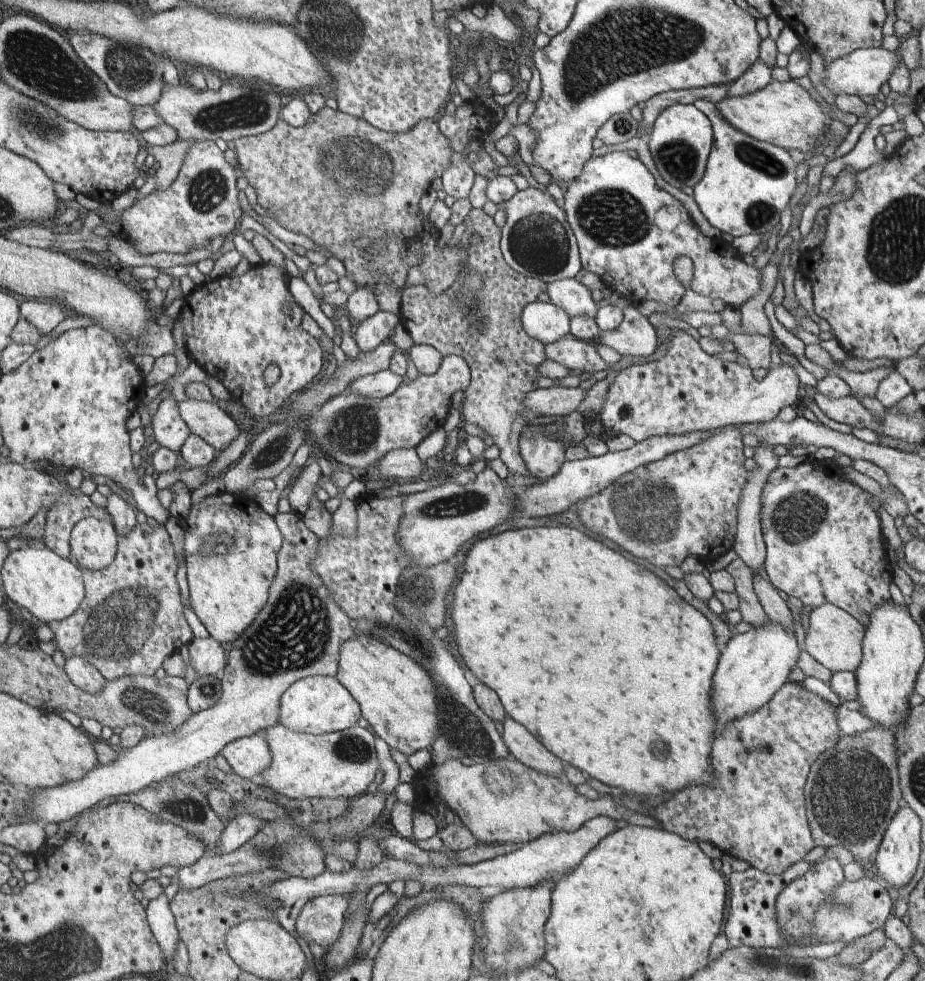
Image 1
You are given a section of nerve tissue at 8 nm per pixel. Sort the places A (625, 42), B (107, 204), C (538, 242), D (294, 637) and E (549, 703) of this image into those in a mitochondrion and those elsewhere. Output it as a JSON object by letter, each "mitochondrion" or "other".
{"A":"mitochondrion","B":"other","C":"mitochondrion","D":"mitochondrion","E":"other"}

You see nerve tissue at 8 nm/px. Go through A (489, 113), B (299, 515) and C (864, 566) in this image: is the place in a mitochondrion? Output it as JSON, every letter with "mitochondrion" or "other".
{"A":"other","B":"other","C":"other"}

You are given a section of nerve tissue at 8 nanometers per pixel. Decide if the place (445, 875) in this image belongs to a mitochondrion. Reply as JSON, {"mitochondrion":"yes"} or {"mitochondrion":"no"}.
{"mitochondrion":"no"}

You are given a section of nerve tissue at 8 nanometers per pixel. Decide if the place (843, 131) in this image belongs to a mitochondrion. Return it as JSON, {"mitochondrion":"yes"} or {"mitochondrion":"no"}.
{"mitochondrion":"no"}

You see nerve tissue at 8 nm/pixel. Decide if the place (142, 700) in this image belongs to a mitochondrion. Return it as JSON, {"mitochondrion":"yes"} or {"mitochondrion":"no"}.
{"mitochondrion":"yes"}

